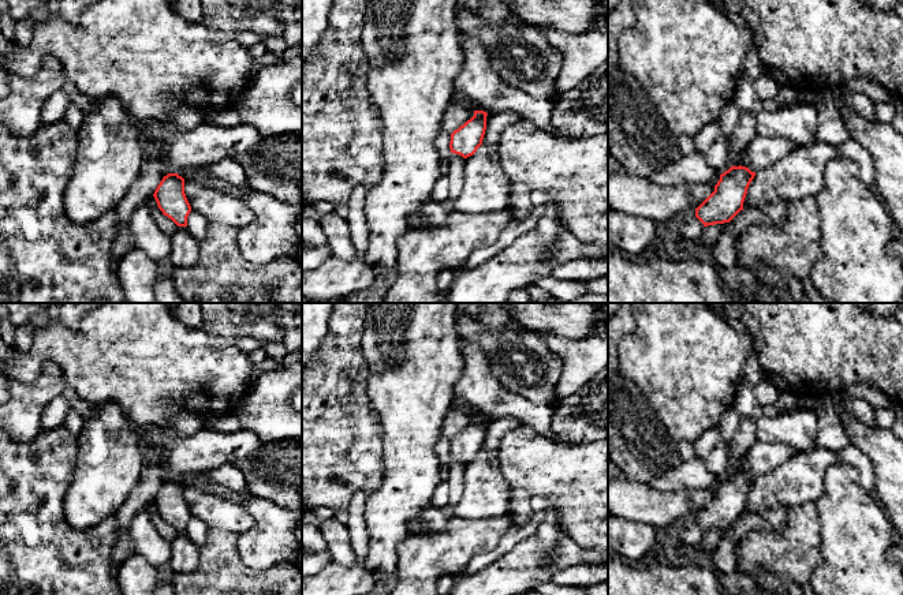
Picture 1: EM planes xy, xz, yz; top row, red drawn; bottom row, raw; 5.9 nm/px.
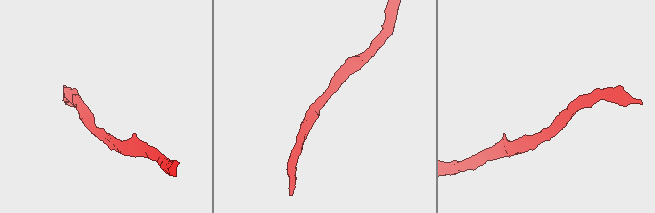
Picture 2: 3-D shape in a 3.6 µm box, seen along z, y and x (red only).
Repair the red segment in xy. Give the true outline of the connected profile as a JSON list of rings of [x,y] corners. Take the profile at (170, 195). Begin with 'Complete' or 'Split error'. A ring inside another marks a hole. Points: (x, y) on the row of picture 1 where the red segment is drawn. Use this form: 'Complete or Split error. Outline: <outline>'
Complete. Outline: [[[178,173],[163,177],[153,194],[158,209],[178,227],[187,227],[191,206],[184,194],[184,179]]]

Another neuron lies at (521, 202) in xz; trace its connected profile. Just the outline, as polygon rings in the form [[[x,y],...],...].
[[[511,183],[508,209],[515,218],[527,218],[533,210],[533,197],[520,183]]]

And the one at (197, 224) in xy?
[[[191,210],[187,217],[187,229],[194,239],[202,242],[208,236],[209,221],[199,213]]]

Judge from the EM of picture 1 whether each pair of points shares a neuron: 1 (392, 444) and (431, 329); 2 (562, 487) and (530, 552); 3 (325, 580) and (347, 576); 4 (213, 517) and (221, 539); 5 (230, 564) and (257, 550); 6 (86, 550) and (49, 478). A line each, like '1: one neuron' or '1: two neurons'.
1: one neuron
2: two neurons
3: one neuron
4: two neurons
5: two neurons
6: one neuron

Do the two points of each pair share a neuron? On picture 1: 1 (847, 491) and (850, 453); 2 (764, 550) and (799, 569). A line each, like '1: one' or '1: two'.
1: two
2: one

